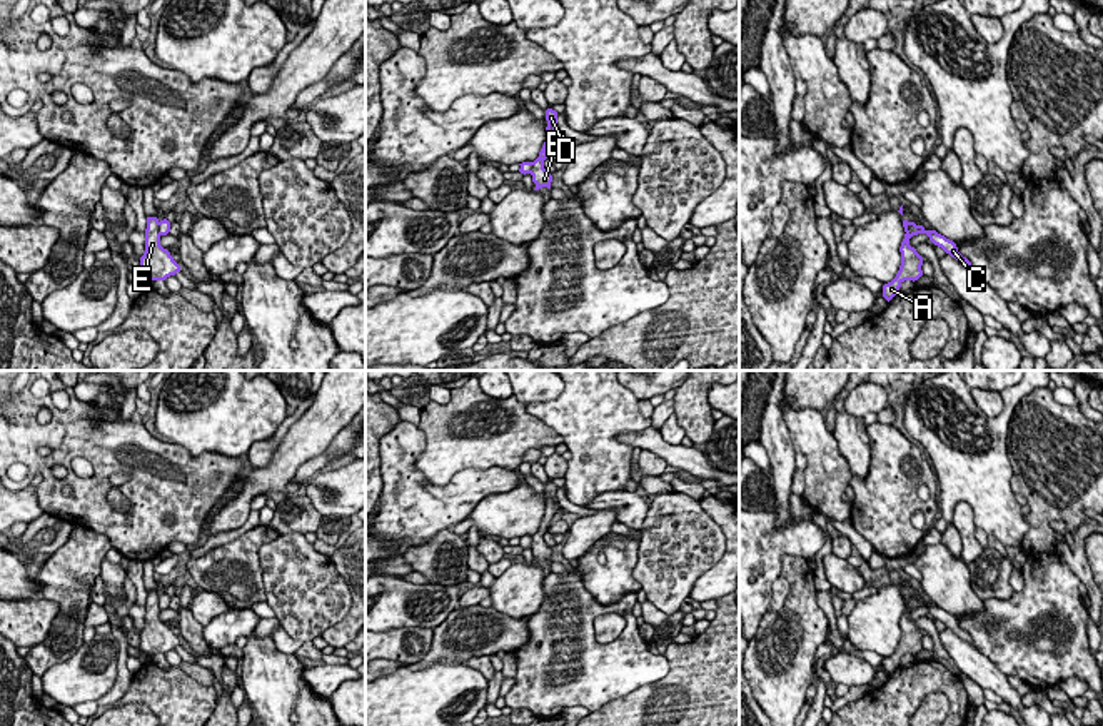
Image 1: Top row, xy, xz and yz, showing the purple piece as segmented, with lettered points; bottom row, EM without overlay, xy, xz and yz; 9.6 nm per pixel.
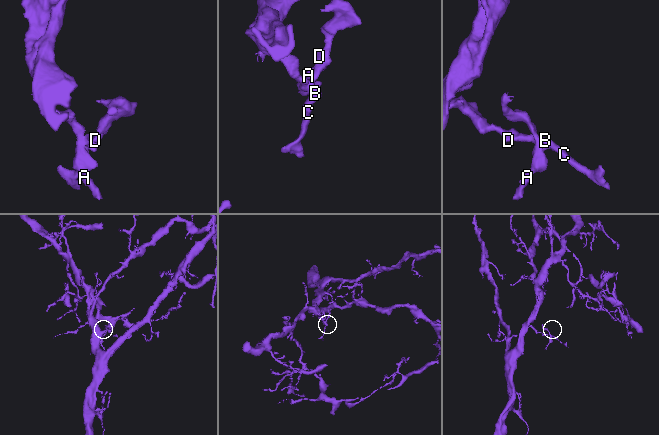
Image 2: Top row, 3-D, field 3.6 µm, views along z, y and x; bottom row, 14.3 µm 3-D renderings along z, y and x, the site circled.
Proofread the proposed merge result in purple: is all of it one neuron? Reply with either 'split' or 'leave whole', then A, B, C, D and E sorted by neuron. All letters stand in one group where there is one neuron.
split; groups A E / B C D

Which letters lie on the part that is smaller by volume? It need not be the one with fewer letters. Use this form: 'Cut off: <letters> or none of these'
Cut off: A, E

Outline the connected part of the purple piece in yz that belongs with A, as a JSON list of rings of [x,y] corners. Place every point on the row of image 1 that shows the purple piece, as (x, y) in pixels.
[[[904,234],[901,242],[901,265],[896,277],[883,285],[883,297],[889,302],[898,292],[904,280],[918,280],[923,275],[921,265],[923,257],[909,245],[911,234]]]

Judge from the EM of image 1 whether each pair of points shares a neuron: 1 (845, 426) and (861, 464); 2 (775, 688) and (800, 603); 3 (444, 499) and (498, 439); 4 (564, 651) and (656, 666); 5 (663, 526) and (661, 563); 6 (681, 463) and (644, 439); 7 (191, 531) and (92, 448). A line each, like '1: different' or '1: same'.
1: same
2: same
3: different
4: same
5: same
6: same
7: same

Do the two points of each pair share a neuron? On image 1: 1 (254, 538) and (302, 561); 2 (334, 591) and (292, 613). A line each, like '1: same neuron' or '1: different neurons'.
1: different neurons
2: same neuron

